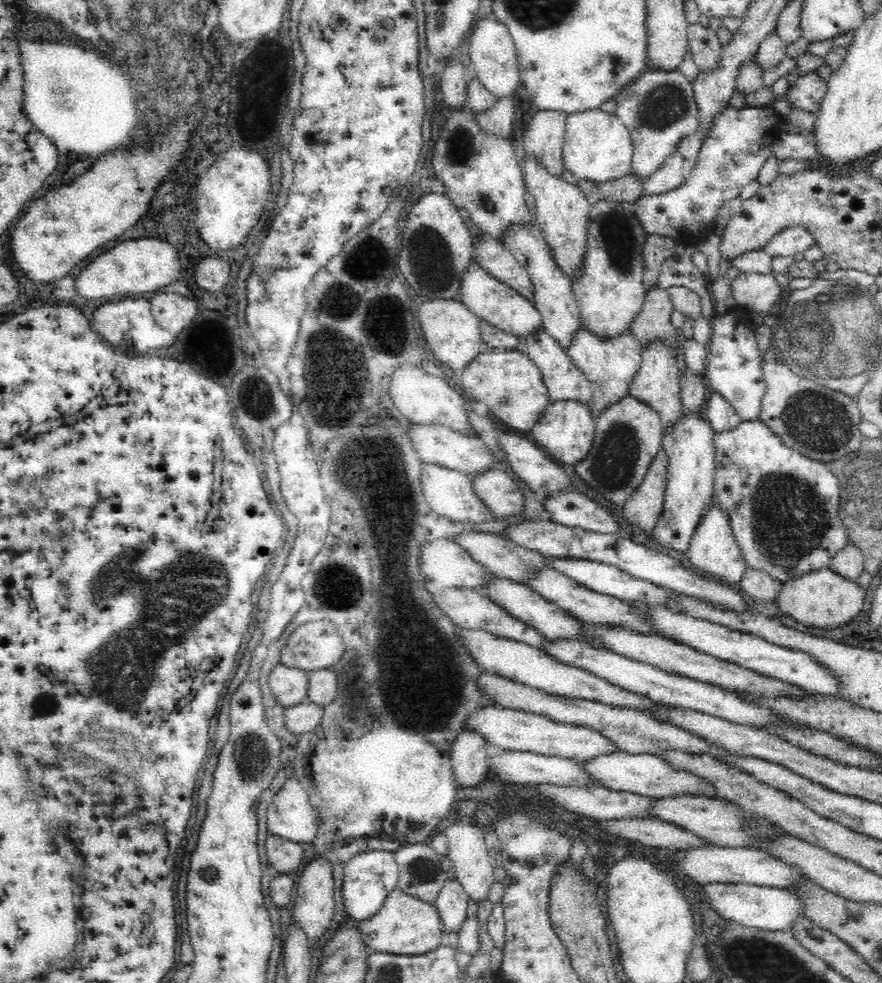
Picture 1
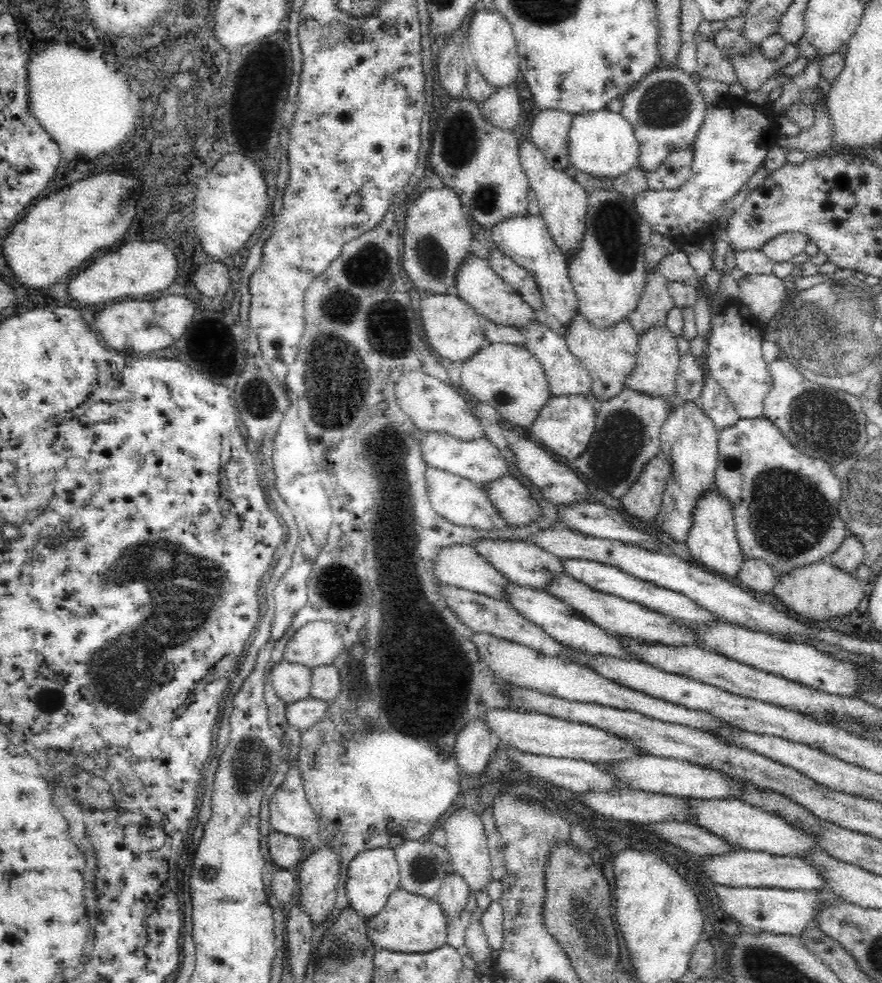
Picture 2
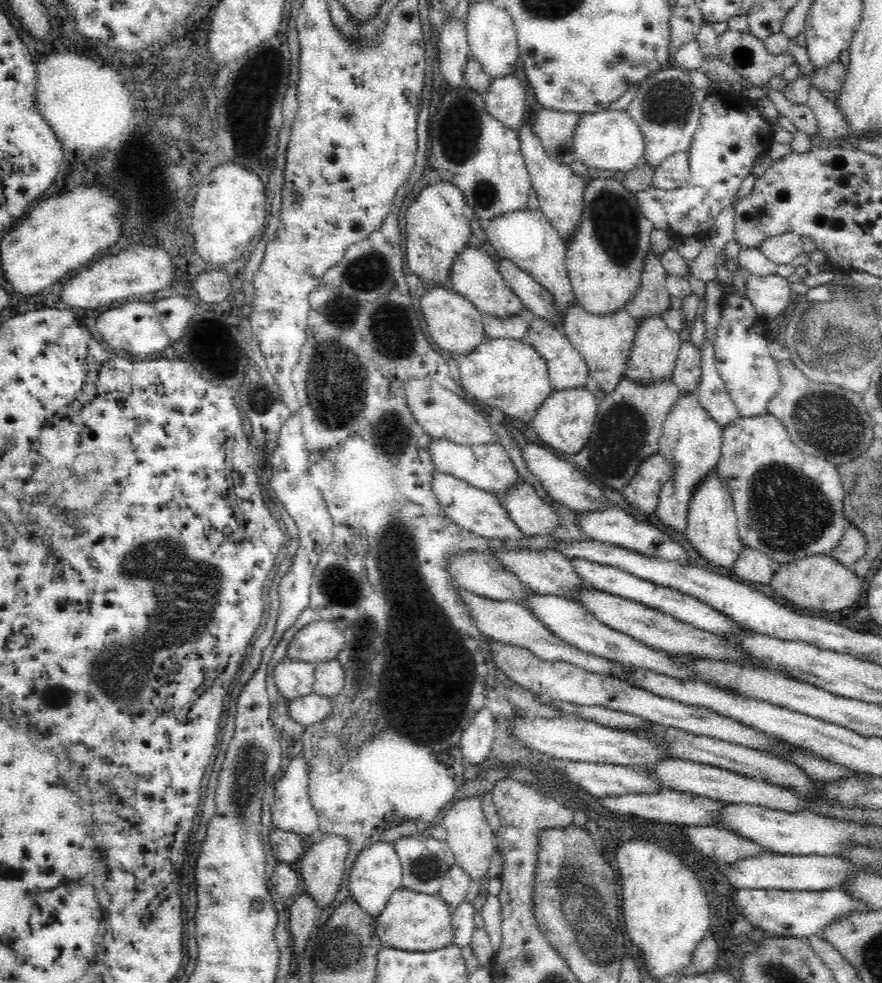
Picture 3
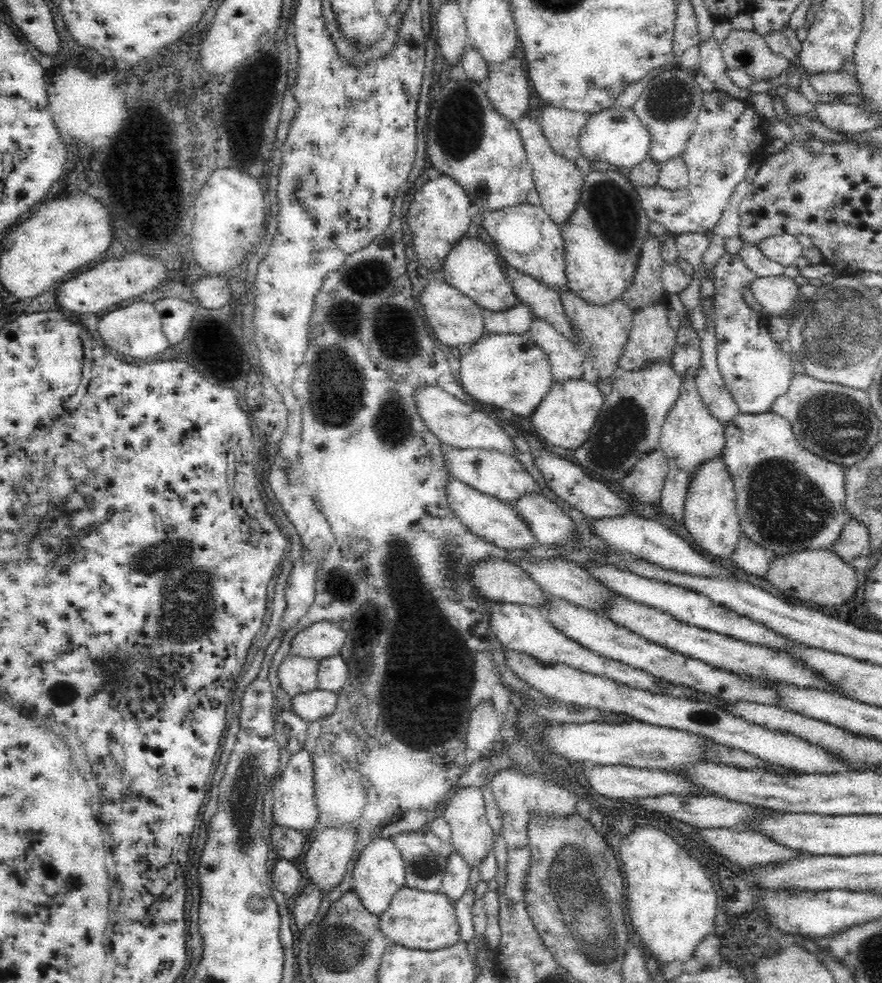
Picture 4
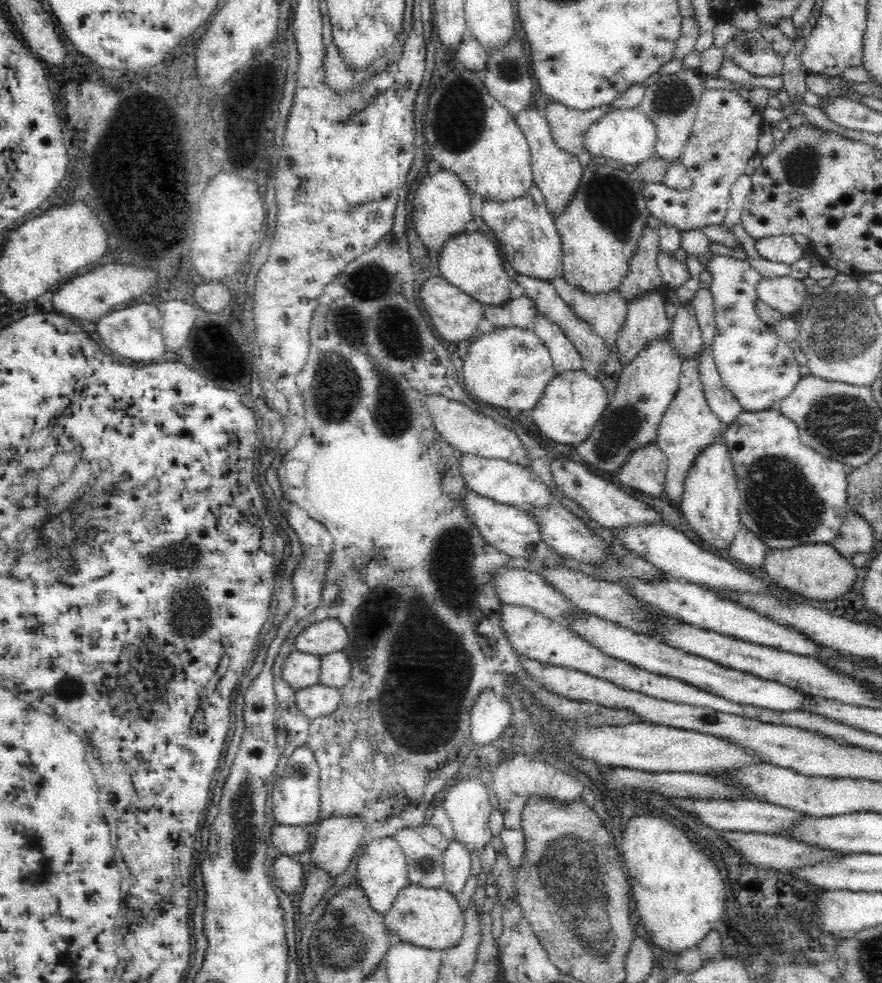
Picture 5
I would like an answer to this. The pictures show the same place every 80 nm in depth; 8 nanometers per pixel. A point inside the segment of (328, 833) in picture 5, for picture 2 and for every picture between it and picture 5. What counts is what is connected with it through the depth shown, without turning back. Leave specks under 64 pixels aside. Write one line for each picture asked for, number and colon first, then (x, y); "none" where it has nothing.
2: (318, 877)
3: (322, 867)
4: (326, 861)

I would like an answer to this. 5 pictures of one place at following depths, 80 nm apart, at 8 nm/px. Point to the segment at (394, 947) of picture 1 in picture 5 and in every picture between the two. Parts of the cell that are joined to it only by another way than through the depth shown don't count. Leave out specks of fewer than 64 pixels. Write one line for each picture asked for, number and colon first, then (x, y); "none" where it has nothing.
2: (408, 923)
3: (411, 921)
4: (415, 919)
5: (430, 918)

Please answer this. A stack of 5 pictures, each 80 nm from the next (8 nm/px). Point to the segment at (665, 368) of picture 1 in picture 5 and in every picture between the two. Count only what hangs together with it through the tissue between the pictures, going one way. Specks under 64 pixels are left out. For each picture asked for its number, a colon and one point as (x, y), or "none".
2: (655, 376)
3: (656, 347)
4: (652, 341)
5: (647, 322)

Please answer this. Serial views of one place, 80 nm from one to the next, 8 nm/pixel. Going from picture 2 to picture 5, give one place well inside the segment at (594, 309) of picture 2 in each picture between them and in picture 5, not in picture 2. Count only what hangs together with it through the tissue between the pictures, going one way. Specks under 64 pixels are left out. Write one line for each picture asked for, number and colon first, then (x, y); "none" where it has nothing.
3: (605, 260)
4: (603, 241)
5: (600, 230)

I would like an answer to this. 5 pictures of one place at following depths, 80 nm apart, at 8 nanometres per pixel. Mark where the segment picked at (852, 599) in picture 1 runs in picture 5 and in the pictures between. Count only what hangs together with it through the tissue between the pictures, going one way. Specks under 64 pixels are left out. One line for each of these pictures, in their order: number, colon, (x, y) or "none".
2: (817, 592)
3: (820, 584)
4: (821, 577)
5: (819, 572)

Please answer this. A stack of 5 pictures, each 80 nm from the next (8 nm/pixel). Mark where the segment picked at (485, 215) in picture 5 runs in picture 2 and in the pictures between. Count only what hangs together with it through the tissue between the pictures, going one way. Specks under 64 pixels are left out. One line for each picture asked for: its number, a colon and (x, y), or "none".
2: (525, 239)
3: (525, 237)
4: (526, 237)

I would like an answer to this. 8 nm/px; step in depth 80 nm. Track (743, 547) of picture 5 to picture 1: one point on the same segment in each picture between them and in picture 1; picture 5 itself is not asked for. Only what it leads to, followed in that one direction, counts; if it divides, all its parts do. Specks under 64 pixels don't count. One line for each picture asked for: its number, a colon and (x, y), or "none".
1: (757, 585)
2: (755, 575)
3: (752, 567)
4: (751, 559)

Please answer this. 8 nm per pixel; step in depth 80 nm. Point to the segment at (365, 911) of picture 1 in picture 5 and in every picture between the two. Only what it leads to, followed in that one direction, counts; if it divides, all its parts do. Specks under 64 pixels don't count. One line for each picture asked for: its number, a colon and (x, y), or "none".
2: (373, 875)
3: (376, 874)
4: (378, 873)
5: (381, 873)

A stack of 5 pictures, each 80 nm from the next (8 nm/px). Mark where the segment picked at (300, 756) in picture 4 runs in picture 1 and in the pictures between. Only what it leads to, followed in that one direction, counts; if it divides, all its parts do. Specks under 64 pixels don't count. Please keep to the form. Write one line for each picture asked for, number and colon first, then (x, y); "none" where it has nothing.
1: (291, 816)
2: (290, 813)
3: (291, 810)

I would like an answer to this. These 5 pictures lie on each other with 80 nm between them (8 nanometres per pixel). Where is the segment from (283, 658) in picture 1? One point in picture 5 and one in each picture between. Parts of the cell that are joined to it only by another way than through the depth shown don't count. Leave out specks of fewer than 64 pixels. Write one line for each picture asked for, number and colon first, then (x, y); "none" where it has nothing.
2: (318, 643)
3: (319, 641)
4: (320, 640)
5: (322, 638)

